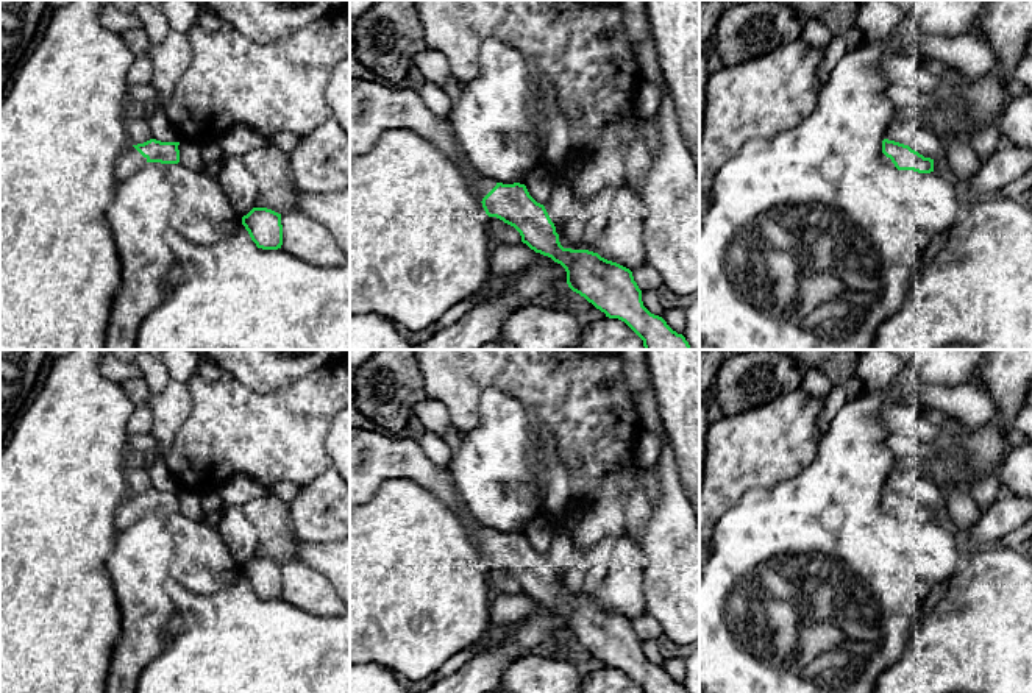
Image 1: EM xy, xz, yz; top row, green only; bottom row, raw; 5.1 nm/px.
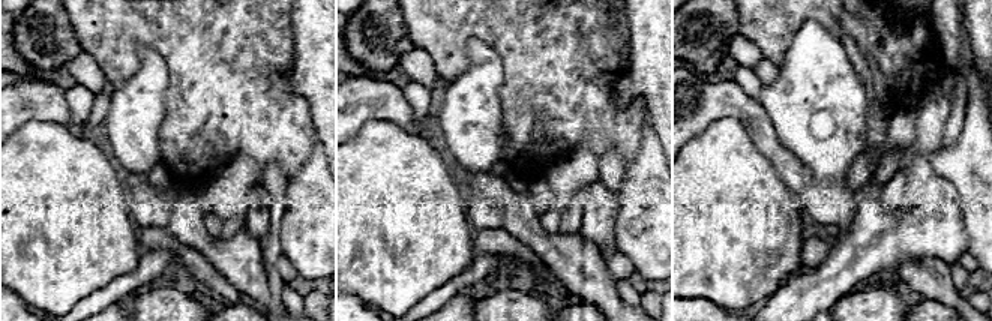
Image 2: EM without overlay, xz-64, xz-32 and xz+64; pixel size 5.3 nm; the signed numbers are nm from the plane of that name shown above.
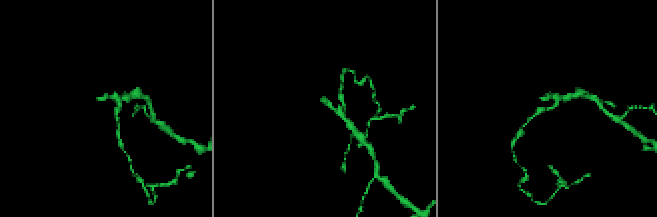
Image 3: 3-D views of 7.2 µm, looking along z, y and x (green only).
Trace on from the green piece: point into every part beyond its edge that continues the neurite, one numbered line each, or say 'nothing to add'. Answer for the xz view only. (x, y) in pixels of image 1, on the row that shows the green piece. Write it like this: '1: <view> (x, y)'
1: xz (373, 106)

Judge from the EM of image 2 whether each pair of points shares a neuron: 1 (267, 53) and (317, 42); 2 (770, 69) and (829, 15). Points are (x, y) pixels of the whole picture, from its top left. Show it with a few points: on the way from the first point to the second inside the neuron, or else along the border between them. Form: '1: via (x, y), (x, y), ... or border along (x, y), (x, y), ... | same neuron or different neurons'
1: border along (290, 15), (293, 81) | different neurons
2: border along (763, 56), (778, 68) | different neurons

